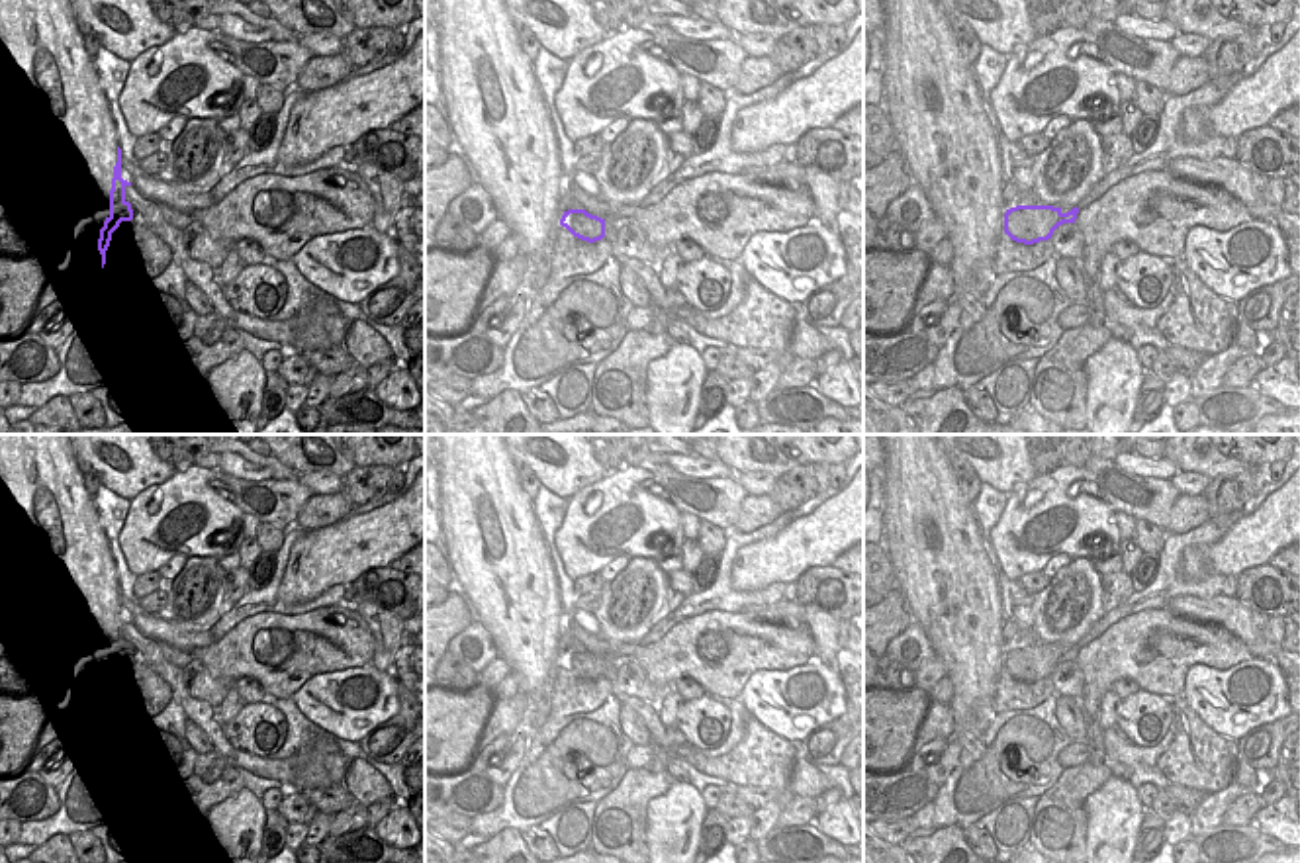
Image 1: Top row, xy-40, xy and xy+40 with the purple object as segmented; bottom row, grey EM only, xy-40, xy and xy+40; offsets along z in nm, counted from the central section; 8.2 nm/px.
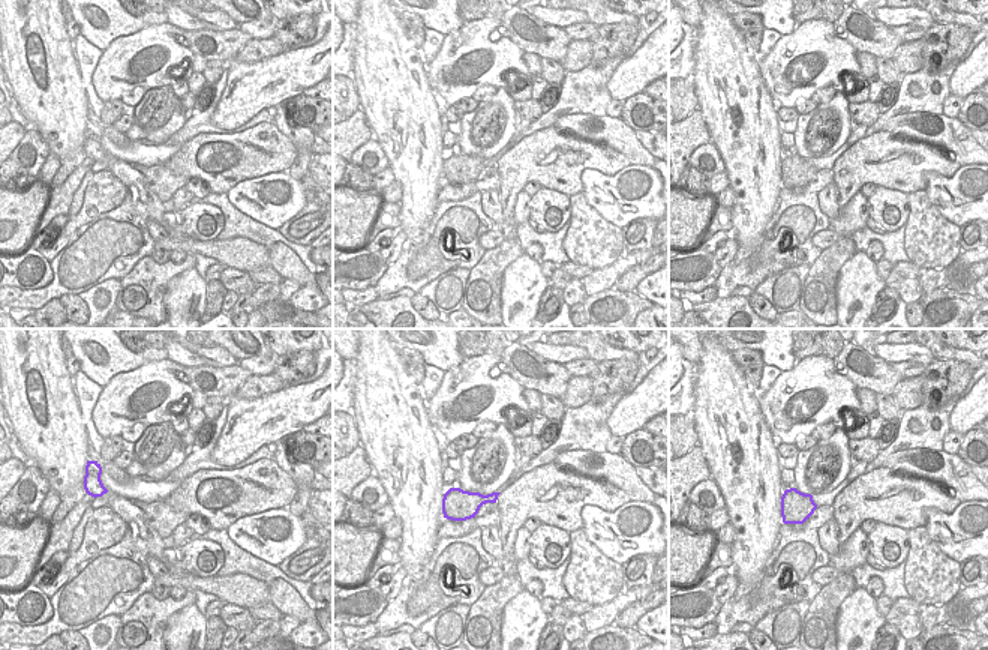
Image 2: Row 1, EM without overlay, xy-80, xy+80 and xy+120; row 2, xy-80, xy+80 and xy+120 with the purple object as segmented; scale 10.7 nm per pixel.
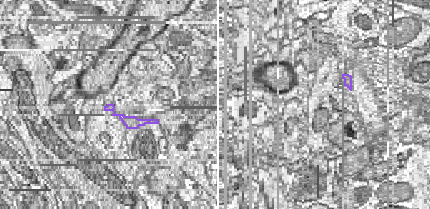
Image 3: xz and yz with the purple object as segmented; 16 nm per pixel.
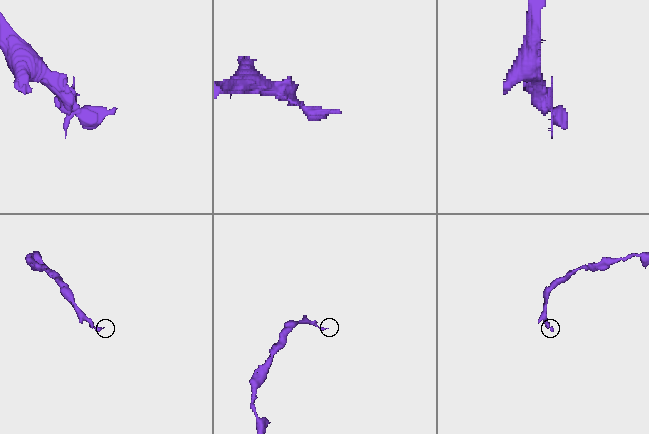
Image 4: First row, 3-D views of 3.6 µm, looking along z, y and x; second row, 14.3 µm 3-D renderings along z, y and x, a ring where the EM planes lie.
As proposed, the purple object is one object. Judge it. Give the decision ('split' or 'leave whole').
leave whole

